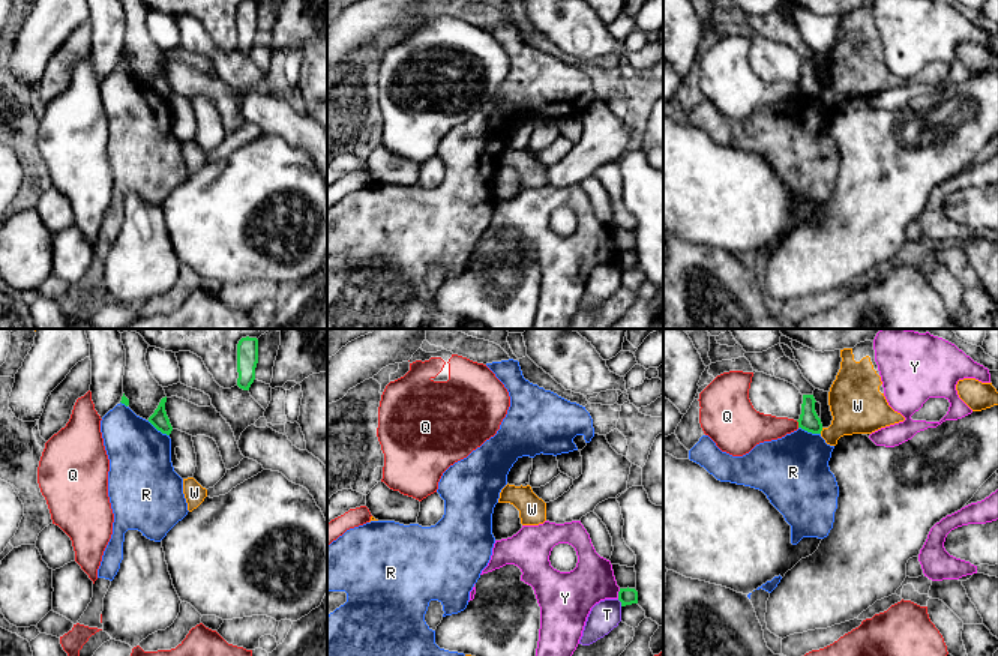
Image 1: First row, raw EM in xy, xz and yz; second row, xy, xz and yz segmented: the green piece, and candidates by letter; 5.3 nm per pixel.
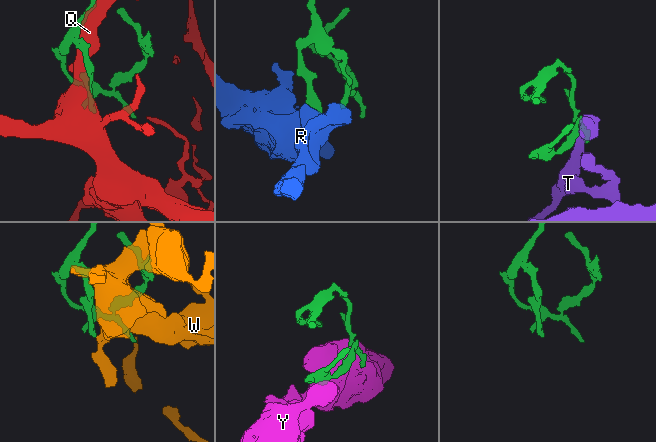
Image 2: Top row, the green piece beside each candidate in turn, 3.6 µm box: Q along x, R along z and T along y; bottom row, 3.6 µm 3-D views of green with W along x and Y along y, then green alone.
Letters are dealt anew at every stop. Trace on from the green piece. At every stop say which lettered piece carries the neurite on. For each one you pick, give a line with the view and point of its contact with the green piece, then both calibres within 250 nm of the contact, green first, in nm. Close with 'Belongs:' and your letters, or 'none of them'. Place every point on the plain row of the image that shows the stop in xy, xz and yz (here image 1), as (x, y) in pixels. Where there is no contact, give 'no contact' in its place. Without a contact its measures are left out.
Belongs: none of them

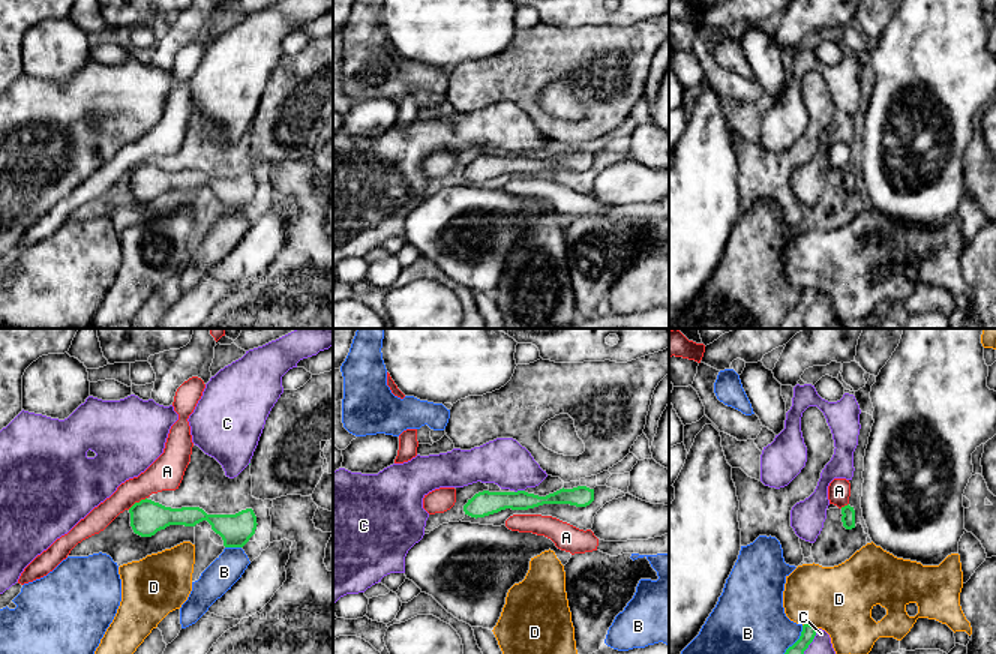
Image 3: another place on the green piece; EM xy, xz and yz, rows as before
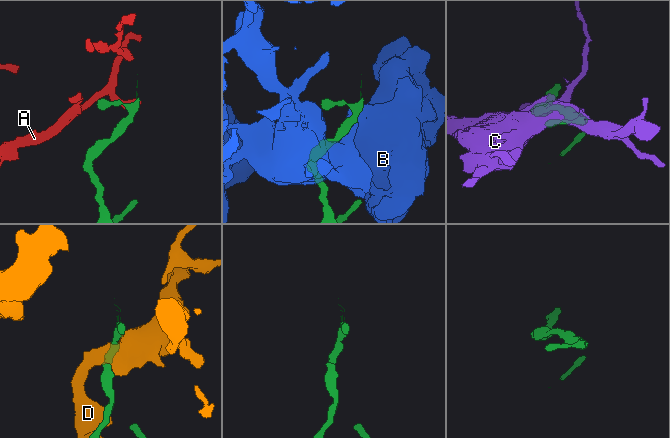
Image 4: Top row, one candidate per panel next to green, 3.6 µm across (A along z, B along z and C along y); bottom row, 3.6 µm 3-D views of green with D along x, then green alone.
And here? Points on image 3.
Belongs: none of them

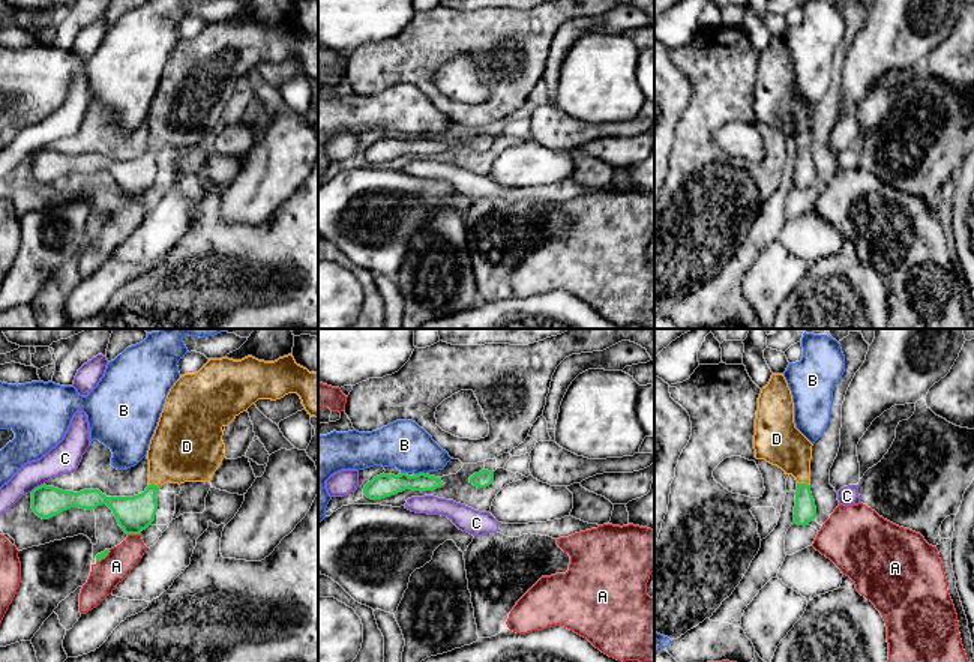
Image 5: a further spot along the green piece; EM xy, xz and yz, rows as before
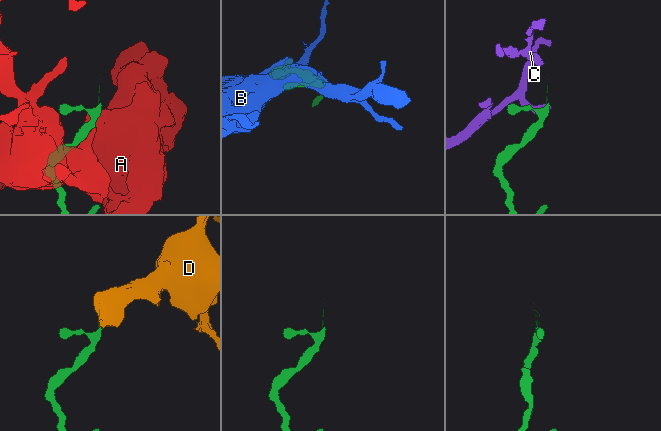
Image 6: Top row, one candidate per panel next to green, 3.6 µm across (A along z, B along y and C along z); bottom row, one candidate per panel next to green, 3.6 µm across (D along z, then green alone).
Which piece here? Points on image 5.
D: yz (803, 147) | 120/240 nm
Belongs: D

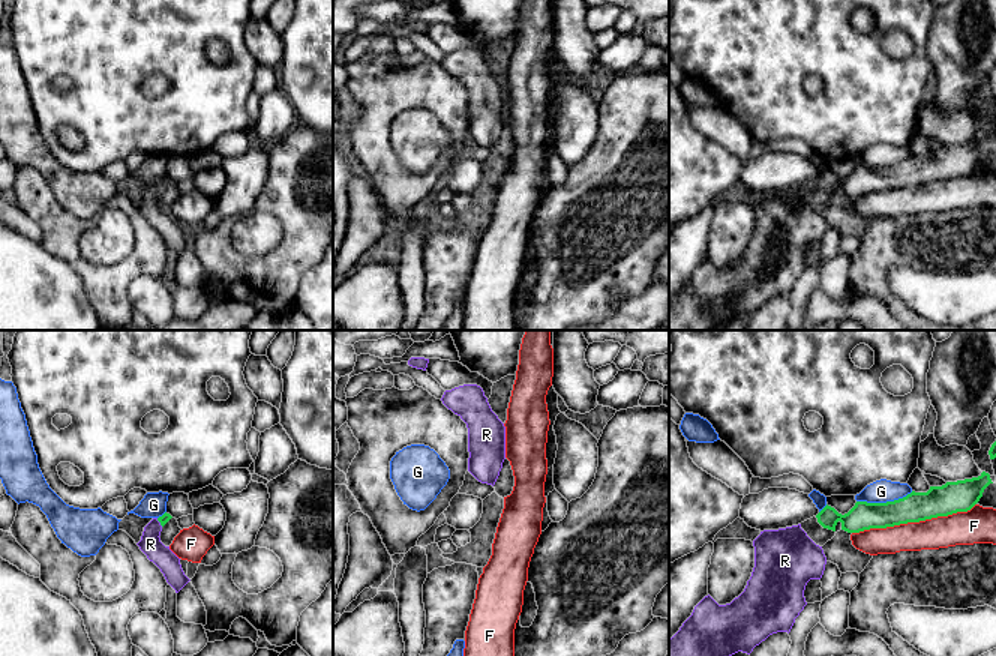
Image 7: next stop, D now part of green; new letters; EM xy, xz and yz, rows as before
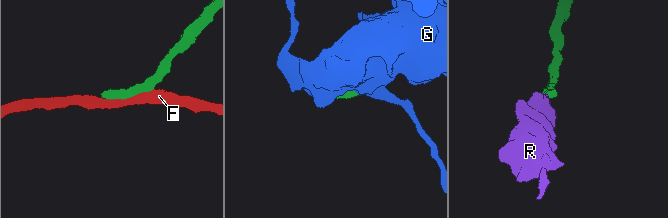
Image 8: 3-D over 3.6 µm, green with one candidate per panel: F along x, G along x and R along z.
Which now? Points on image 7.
R: xy (159, 185) | 50/120 nm
Belongs: R

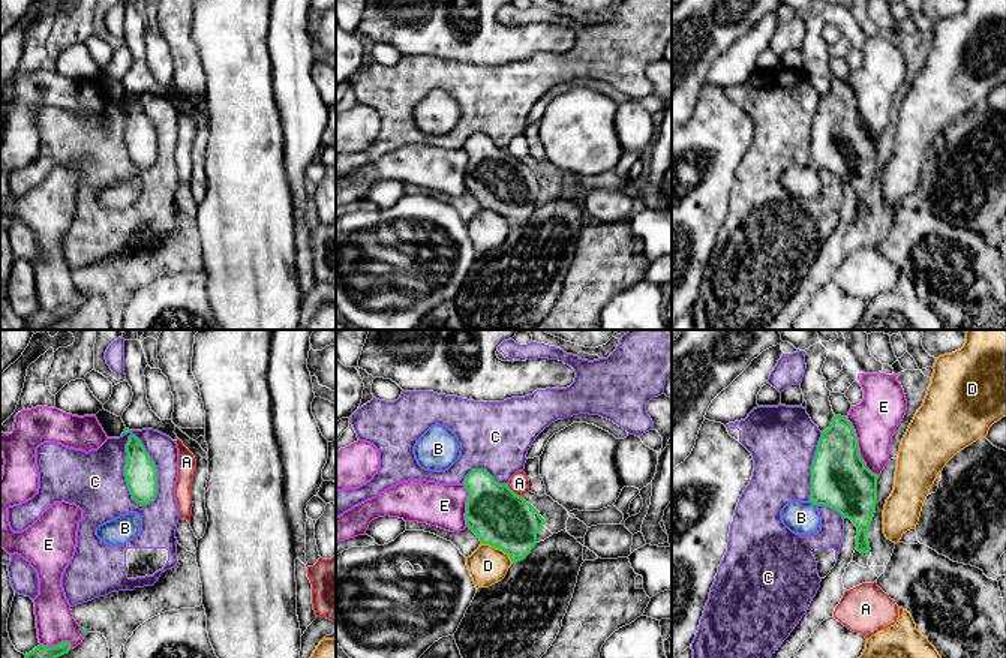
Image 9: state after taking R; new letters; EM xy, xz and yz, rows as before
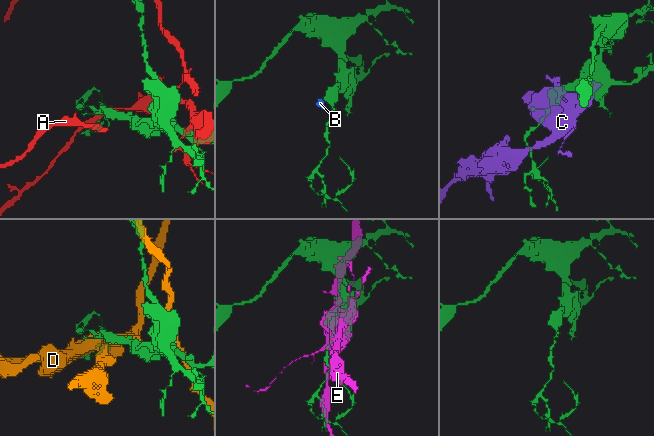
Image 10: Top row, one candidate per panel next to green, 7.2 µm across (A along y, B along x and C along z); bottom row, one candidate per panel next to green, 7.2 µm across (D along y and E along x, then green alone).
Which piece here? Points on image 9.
B: yz (813, 167) | 300/180 nm
Belongs: B

